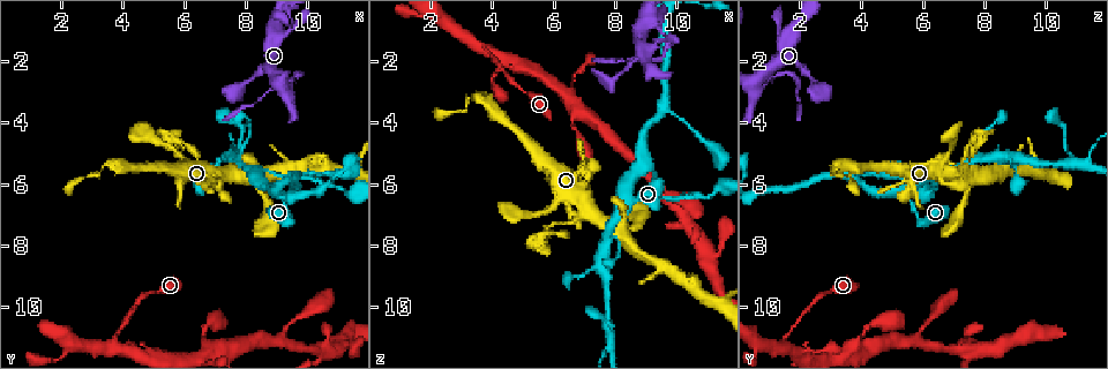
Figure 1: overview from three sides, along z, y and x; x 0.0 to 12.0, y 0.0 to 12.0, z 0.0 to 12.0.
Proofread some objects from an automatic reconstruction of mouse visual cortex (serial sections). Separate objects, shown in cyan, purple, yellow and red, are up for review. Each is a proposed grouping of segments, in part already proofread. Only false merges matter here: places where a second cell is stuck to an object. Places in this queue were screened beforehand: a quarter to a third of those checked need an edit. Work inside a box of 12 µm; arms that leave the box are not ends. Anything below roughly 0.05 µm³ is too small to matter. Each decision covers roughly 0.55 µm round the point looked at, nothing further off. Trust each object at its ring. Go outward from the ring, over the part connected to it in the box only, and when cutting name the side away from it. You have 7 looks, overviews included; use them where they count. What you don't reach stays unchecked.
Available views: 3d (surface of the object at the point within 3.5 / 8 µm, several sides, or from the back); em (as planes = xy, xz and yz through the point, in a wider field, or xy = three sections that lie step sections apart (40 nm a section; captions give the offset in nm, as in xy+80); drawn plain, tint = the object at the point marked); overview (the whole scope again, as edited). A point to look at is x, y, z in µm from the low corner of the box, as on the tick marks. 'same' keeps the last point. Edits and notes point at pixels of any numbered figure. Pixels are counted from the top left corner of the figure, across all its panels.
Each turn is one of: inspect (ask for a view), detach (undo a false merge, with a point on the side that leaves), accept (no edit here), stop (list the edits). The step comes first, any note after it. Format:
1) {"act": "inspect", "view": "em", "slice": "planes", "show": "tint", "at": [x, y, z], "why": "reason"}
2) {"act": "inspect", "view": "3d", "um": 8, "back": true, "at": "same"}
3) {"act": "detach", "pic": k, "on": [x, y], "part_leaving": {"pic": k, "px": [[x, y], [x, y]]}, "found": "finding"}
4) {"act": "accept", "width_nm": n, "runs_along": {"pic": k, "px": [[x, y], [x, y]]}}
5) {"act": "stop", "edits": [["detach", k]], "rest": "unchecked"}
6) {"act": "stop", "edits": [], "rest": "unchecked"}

{"act": "inspect", "view": "3d", "um": 8, "at": [3.1, 5.7, 3.5], "why": "thin neck"}

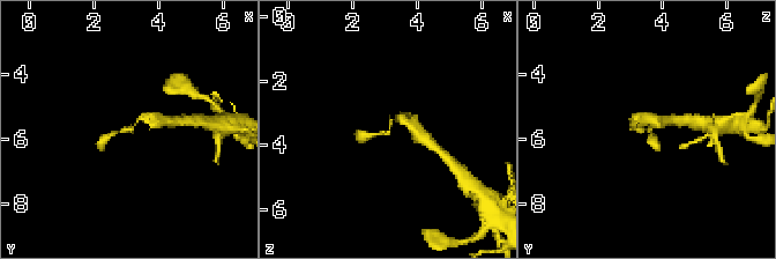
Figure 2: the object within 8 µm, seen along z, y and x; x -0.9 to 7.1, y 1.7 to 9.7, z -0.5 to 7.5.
{"act": "inspect", "view": "3d", "um": 3.5, "back": true, "at": [3.1, 5.7, 3.5], "why": "closer look"}

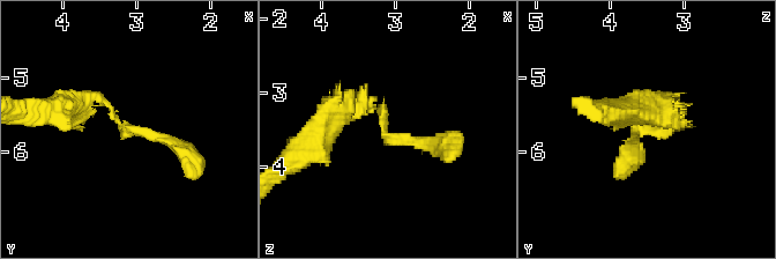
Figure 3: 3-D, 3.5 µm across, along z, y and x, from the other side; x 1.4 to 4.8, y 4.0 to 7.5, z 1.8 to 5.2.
{"act": "inspect", "view": "em", "slice": "xy", "step": 5, "show": "tint", "at": [3.15, 5.70, 3.50]}

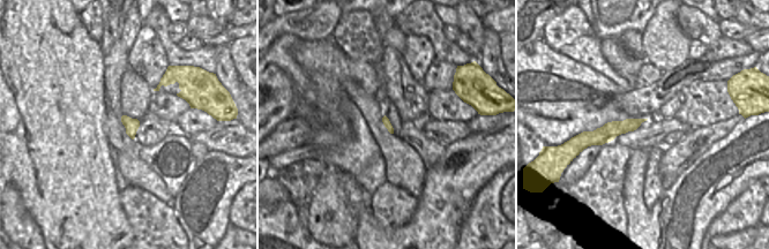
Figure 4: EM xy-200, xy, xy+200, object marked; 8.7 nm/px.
{"act": "detach", "pic": 3, "on": [396, 140], "found": "a second cell is stuck on"}

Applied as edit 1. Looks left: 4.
{"act": "inspect", "view": "overview", "why": "see it whole again"}

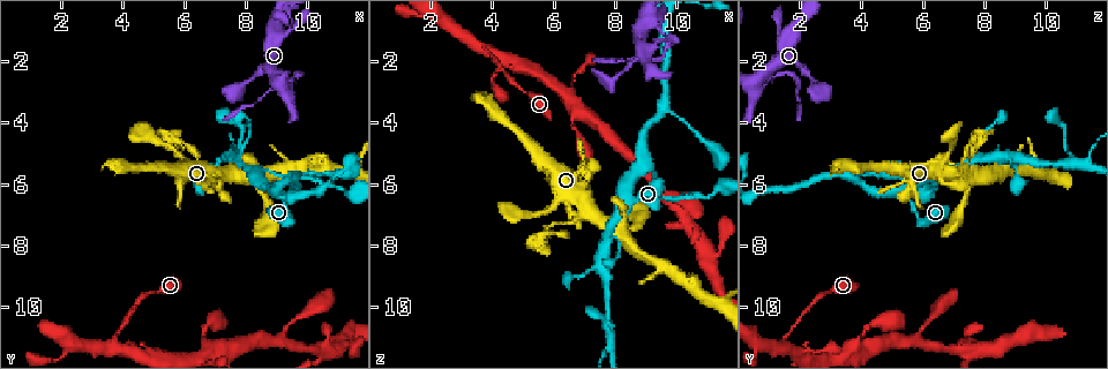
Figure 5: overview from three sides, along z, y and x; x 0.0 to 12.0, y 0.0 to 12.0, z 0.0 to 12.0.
{"act": "inspect", "view": "3d", "um": 3.5, "at": [5.8, 4.9, 7.4]}

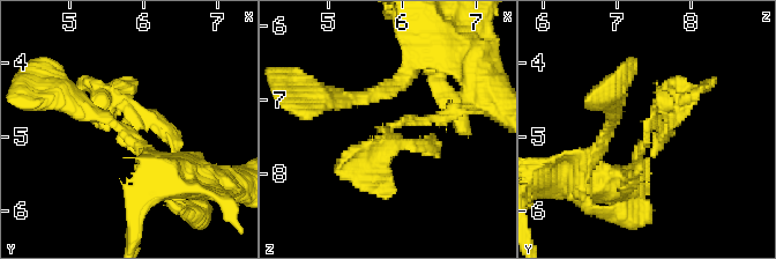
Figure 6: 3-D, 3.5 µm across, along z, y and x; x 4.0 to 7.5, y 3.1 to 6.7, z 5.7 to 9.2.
{"act": "inspect", "view": "em", "slice": "xy", "step": 1, "show": "tint", "at": [5.80, 4.90, 7.40]}

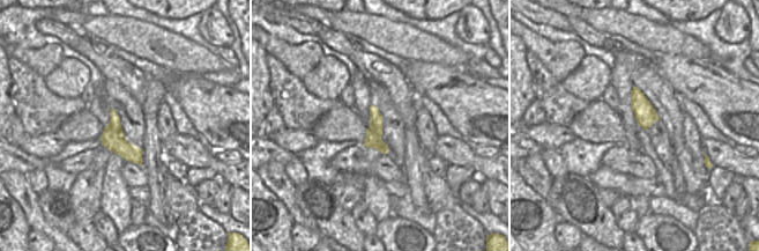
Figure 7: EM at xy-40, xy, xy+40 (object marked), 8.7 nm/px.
{"act": "accept", "found": "continuous, no second cell"}

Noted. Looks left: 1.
{"act": "stop", "edits": [["detach", 3]], "rest": "unchecked"}

